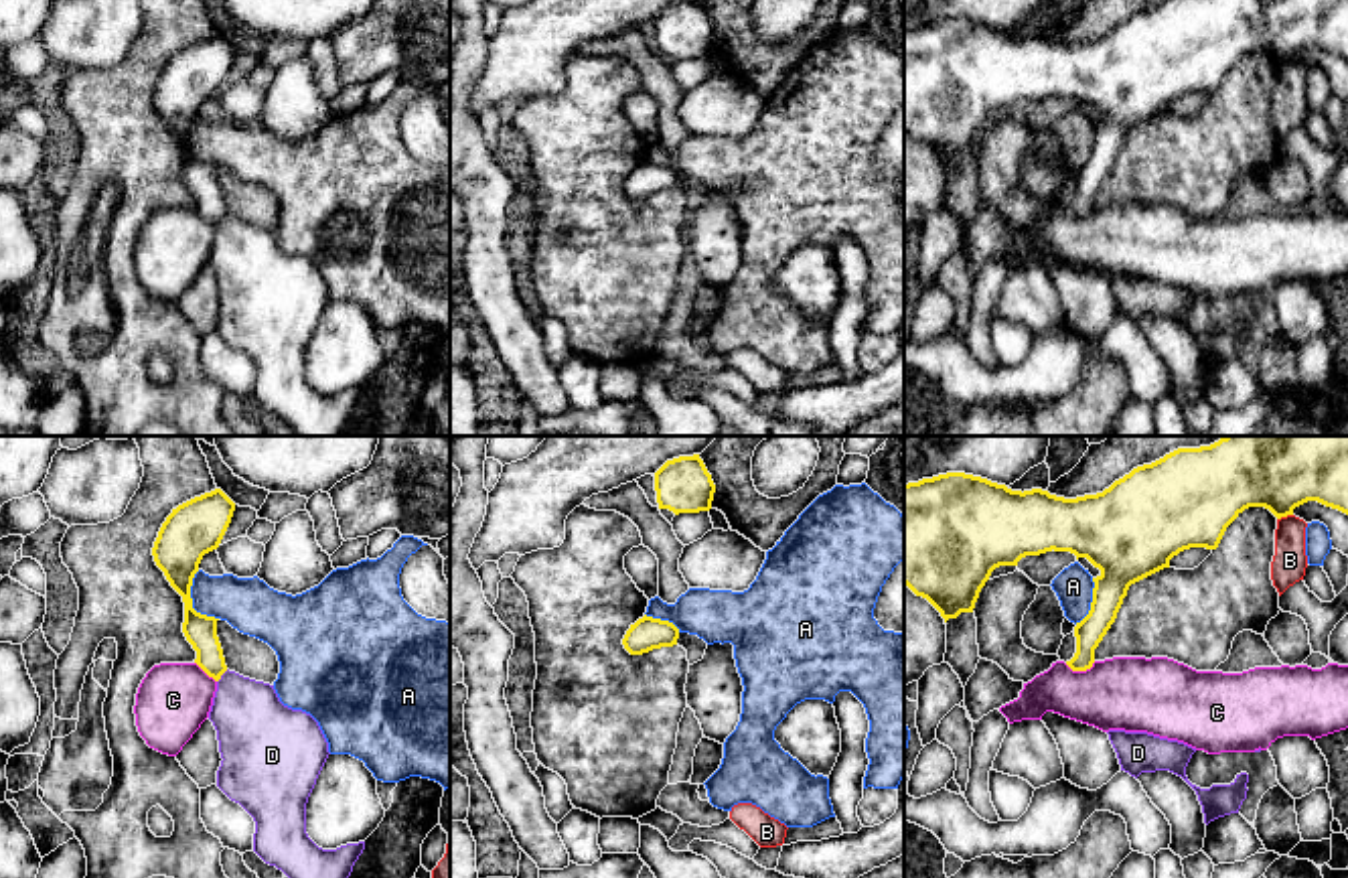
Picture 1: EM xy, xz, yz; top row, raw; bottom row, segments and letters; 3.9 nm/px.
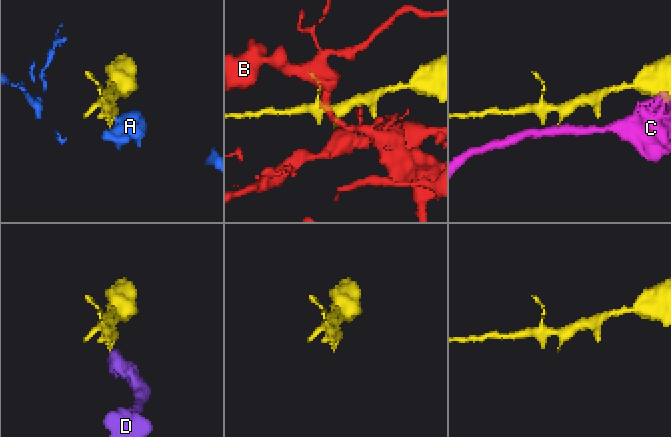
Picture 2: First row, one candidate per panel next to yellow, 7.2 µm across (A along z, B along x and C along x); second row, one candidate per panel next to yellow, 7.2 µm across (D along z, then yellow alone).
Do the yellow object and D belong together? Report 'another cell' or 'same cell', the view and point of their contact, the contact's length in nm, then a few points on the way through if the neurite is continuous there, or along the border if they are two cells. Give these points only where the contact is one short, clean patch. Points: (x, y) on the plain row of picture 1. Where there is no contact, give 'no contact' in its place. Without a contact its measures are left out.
another cell; meets yellow in xy at (221, 220); contact 70 nm long; border along xy (228, 215), (217, 228)

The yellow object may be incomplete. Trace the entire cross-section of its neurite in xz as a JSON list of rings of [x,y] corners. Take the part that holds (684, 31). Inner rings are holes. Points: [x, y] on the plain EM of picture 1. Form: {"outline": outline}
{"outline": [[[699,0],[667,6],[655,18],[659,55],[679,59],[709,57],[716,30]]]}

